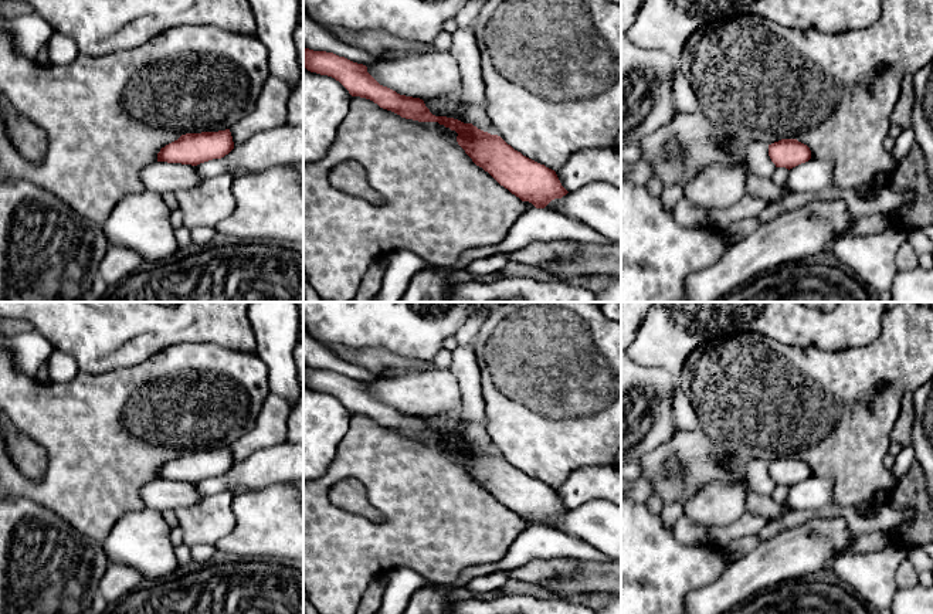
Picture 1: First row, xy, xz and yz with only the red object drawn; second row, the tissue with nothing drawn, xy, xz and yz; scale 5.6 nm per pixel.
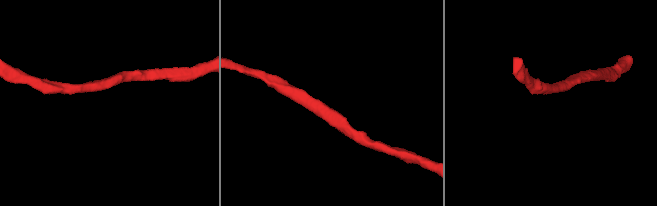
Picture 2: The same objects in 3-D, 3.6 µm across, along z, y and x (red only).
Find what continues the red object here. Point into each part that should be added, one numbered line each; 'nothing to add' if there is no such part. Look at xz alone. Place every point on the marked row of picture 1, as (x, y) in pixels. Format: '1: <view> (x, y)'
nothing to add

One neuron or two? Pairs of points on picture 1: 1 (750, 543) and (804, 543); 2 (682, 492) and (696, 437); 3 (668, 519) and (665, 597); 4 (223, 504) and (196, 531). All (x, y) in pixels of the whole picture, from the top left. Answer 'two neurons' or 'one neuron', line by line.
1: two neurons
2: one neuron
3: two neurons
4: one neuron

